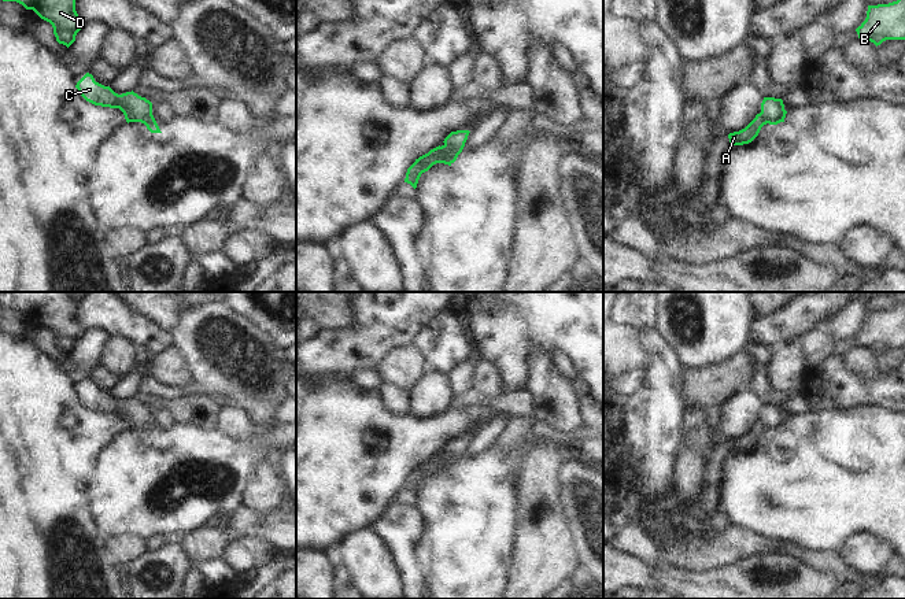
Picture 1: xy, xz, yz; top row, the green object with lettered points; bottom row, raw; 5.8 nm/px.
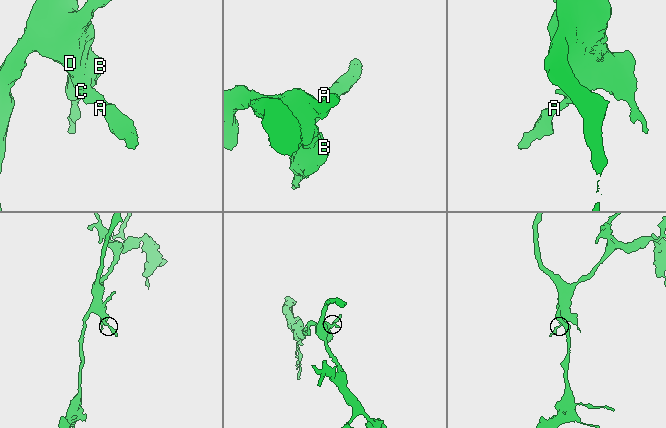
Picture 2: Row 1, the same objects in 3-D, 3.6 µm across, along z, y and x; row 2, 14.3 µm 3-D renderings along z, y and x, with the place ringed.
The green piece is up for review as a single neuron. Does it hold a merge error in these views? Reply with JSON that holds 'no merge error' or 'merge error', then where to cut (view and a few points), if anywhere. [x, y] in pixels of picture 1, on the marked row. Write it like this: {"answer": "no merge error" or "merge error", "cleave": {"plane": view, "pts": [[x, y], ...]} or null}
{"answer": "no merge error", "cleave": null}

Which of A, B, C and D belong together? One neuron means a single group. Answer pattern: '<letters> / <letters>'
A B C D

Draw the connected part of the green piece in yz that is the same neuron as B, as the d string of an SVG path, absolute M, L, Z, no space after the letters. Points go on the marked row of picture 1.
M905 0L868 5L867 18L856 32L876 47L886 40L905 40Z

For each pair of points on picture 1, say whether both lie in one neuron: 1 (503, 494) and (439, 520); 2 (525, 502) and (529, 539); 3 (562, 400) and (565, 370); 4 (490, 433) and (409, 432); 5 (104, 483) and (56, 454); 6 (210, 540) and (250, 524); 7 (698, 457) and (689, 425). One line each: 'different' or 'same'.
1: same
2: same
3: different
4: different
5: different
6: same
7: different

